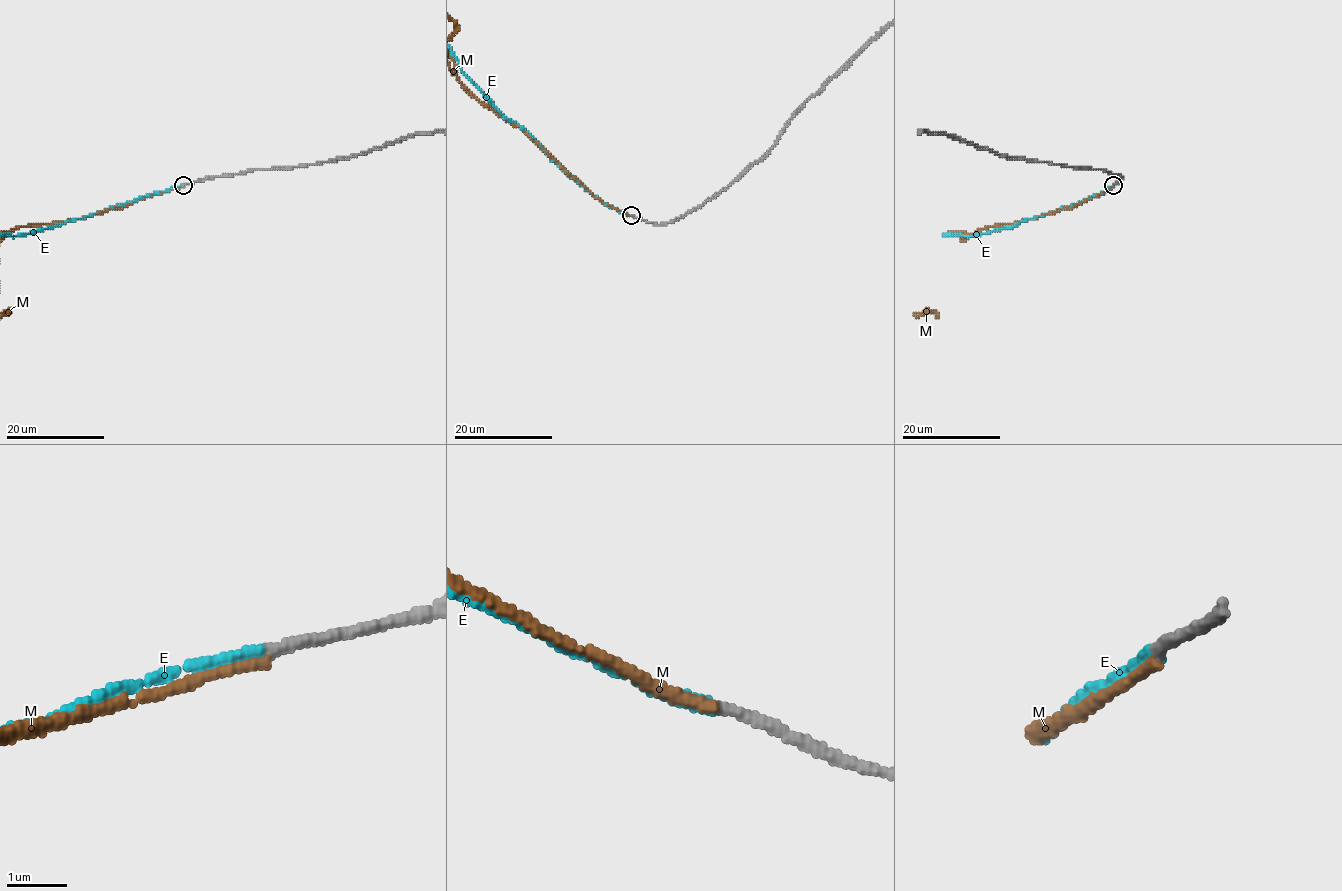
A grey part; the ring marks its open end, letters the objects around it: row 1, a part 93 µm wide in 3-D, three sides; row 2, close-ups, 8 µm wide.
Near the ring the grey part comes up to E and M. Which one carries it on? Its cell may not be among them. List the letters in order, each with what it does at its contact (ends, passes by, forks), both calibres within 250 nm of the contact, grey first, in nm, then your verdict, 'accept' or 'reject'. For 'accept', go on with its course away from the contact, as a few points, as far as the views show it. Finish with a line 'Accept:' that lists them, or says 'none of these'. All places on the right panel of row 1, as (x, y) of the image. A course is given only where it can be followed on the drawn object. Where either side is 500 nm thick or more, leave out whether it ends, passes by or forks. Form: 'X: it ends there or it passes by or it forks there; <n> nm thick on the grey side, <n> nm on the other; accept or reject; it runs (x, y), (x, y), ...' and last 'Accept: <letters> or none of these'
E: it ends there; 190 nm thick on the grey side, 200 nm on the other; accept
M: it ends there; 190 nm thick on the grey side, 190 nm on the other; reject
Accept: E

